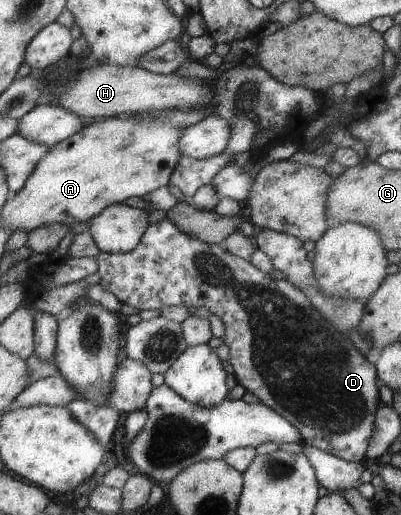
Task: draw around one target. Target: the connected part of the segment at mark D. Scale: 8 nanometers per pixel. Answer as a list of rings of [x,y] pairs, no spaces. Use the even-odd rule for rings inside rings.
[[[166,217],[162,221],[151,224],[150,228],[147,229],[145,235],[143,235],[141,243],[137,245],[136,249],[131,252],[105,252],[98,256],[98,264],[100,265],[98,274],[101,277],[98,285],[114,294],[122,304],[128,304],[138,310],[145,309],[163,309],[163,307],[173,306],[184,306],[189,310],[196,310],[200,307],[204,307],[209,310],[212,314],[217,315],[221,321],[225,324],[226,332],[223,337],[223,341],[229,347],[230,350],[230,364],[234,368],[234,375],[236,381],[241,384],[246,390],[252,392],[262,403],[269,405],[272,409],[275,409],[277,413],[281,413],[283,417],[289,419],[293,425],[297,426],[303,440],[309,445],[315,445],[327,453],[331,453],[340,459],[357,462],[359,464],[367,461],[367,451],[370,449],[371,437],[375,434],[375,413],[379,410],[380,393],[379,383],[380,378],[378,370],[373,362],[370,362],[367,356],[363,355],[355,343],[349,339],[349,335],[341,333],[333,327],[333,323],[329,323],[325,317],[321,317],[313,303],[309,301],[306,293],[303,293],[302,289],[295,287],[291,281],[273,279],[271,275],[261,271],[251,263],[251,260],[242,259],[237,255],[231,253],[225,247],[225,244],[217,243],[206,243],[199,239],[199,237],[191,237],[190,234],[184,233],[179,229],[179,225],[175,225],[170,218]]]

